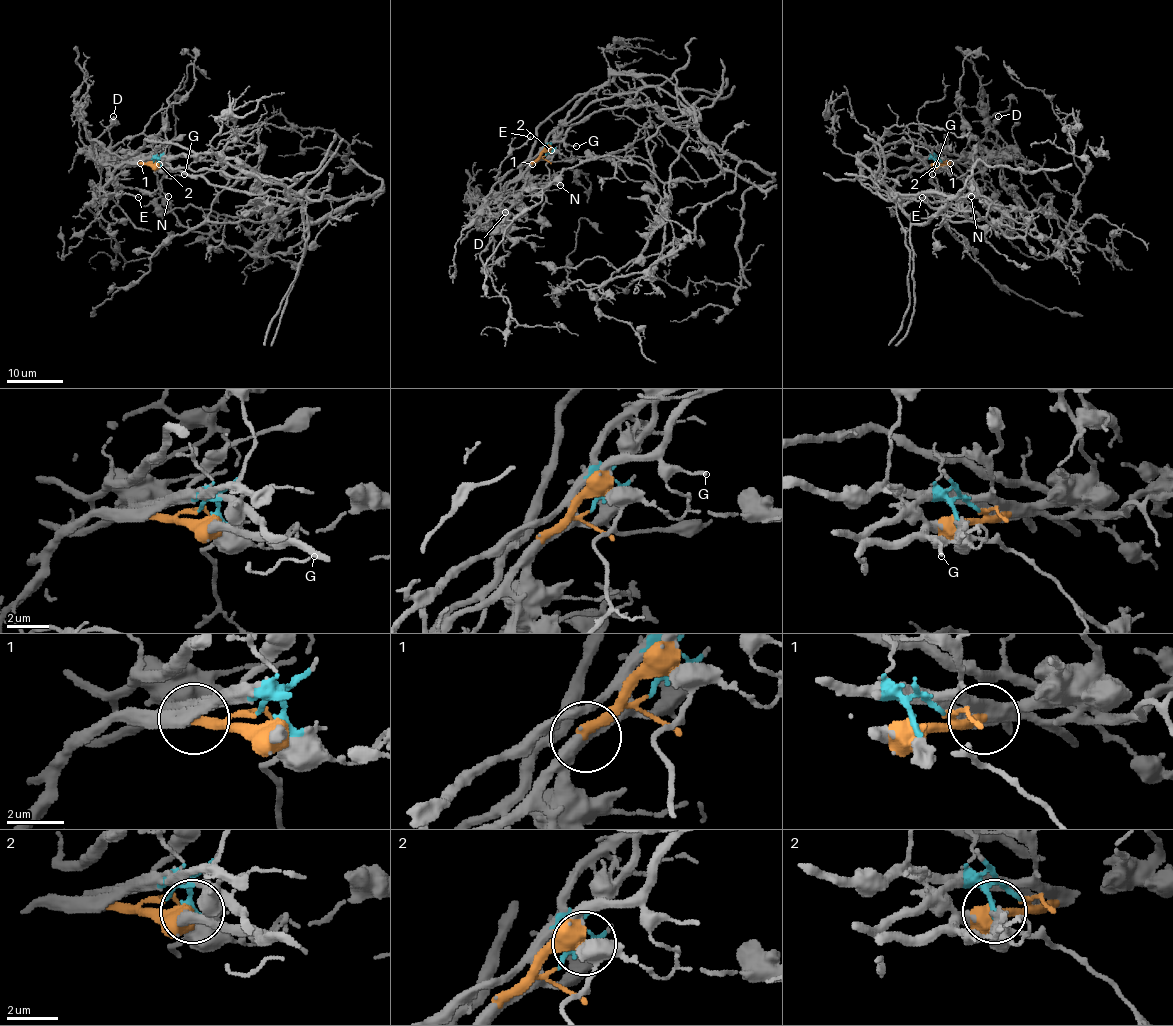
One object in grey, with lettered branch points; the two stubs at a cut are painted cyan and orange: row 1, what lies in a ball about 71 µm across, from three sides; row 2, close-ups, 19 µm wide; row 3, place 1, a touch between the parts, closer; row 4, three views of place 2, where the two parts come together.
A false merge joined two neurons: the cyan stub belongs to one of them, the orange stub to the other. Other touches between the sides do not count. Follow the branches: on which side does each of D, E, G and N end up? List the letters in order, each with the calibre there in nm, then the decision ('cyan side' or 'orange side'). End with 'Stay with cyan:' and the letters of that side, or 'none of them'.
D: calibre 500 nm; orange side
E: calibre 130 nm; cyan side
G: calibre 130 nm; orange side
N: calibre 100 nm; cyan side
Stay with cyan: E, N

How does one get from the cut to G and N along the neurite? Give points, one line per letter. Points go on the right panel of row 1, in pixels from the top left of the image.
G: (941, 161), (928, 167), (931, 174)
N: (941, 161), (937, 158), (936, 164), (957, 176), (971, 195)

